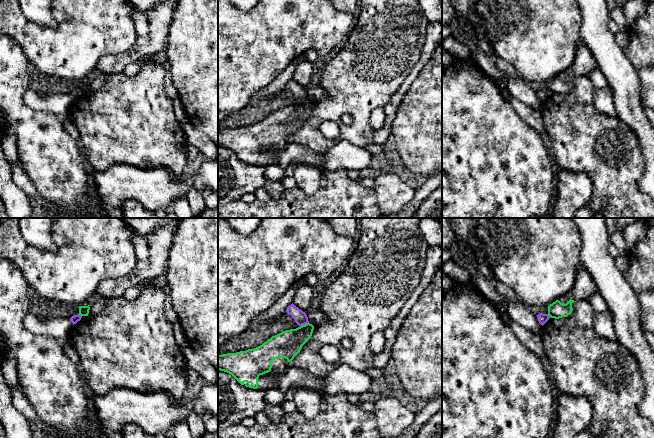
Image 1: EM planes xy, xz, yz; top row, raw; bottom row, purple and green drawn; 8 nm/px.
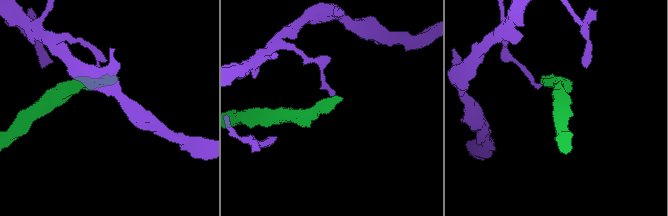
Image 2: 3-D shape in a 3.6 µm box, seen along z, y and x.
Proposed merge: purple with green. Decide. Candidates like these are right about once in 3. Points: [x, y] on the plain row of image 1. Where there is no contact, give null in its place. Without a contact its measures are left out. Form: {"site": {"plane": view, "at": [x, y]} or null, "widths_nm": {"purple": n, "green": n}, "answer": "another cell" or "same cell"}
{"site": {"plane": "xz", "at": [304, 100]}, "widths_nm": {"purple": 110, "green": 220}, "answer": "another cell"}

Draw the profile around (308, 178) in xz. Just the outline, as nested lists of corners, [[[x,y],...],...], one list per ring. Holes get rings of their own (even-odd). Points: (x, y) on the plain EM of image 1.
[[[299,164],[294,167],[293,178],[297,187],[307,195],[315,194],[320,187],[323,171],[317,167]]]

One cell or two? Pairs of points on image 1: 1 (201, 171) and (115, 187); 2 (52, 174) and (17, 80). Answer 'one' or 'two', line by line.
1: one
2: one

